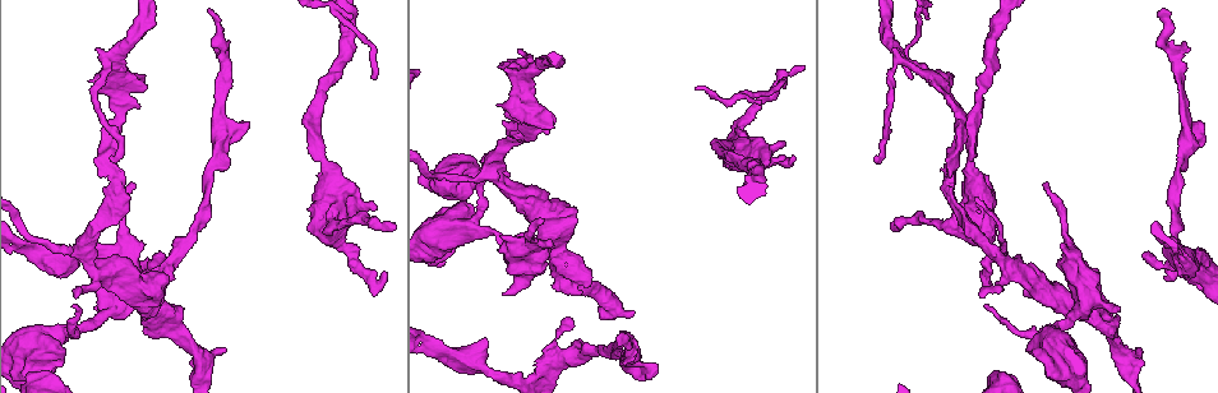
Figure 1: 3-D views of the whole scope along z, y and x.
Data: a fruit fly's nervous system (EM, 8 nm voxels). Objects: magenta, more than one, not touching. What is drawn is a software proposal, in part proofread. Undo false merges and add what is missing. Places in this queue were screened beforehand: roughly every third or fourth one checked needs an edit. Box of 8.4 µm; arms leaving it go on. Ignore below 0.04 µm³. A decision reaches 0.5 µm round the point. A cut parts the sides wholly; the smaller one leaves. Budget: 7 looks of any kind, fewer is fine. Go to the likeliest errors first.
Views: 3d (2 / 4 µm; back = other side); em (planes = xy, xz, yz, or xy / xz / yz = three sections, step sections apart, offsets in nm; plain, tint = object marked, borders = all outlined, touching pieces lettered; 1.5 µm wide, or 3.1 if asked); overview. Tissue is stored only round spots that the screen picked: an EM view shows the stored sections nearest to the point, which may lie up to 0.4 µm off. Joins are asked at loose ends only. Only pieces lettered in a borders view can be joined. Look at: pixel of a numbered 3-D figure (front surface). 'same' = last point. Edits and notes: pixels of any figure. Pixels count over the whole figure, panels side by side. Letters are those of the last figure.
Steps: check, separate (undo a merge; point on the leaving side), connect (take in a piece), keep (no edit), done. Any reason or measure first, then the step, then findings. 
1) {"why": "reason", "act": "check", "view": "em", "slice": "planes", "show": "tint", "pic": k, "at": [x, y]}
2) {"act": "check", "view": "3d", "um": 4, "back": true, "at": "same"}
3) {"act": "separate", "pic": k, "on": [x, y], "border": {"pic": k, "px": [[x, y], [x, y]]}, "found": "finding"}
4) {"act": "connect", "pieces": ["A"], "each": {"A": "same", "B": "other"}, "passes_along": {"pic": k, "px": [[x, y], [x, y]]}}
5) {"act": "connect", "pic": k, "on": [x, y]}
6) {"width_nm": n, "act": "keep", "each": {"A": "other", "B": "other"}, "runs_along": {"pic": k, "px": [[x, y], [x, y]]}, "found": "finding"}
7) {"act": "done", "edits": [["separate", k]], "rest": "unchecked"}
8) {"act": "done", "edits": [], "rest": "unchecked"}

{"why": "branch stops here", "act": "check", "view": "3d", "um": 2, "back": true, "pic": 1, "at": [784, 142]}

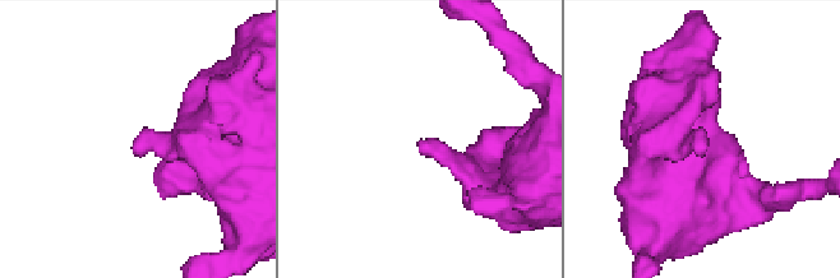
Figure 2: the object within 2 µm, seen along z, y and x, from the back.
{"why": "now the EM", "act": "check", "view": "em", "slice": "yz", "step": 8, "show": "tint", "pic": 2, "at": [418, 142]}

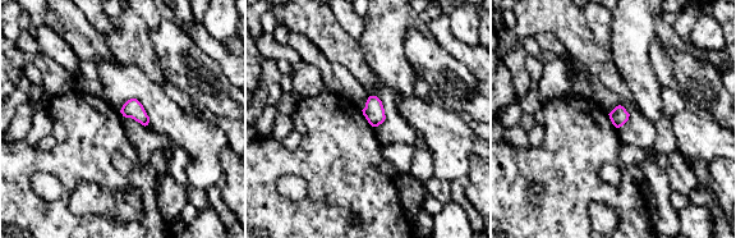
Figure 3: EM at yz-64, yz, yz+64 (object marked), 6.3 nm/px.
{"act": "check", "view": "em", "slice": "planes", "show": "borders", "at": "same"}

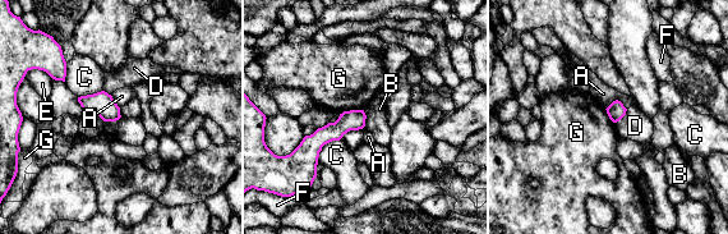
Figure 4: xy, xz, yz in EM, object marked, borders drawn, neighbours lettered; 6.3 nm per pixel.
{"act": "keep", "each": {"A": "other", "B": "other", "C": "other", "D": "other", "E": "other", "F": "other", "G": "other"}, "runs_along": {"pic": 4, "px": [[360, 113], [300, 154]]}, "found": "none of them fits"}

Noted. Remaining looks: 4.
{"why": "branch stops here", "act": "check", "view": "3d", "um": 2, "pic": 1, "at": [1193, 121]}

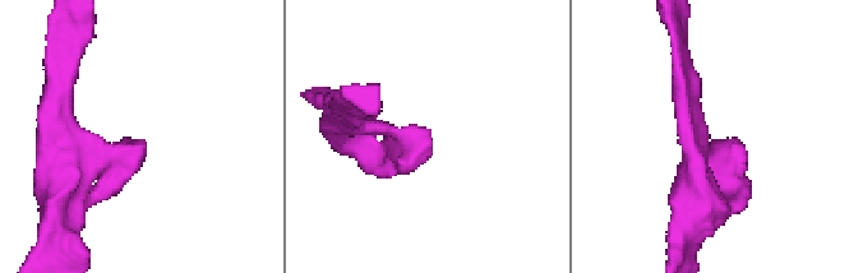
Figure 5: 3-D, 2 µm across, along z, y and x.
{"act": "check", "view": "em", "slice": "planes", "show": "borders", "pic": 5, "at": [143, 141]}

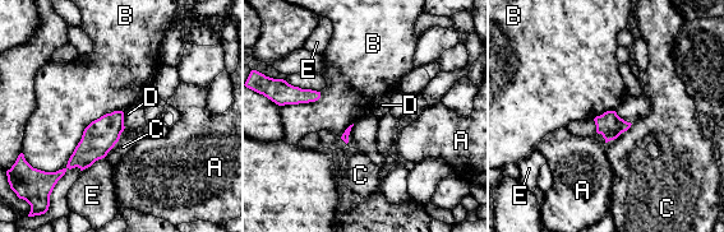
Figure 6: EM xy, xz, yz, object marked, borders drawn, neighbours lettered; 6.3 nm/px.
{"act": "keep", "each": {"A": "other", "B": "other", "C": "other", "D": "other", "E": "other"}, "border": {"pic": 6, "px": [[123, 111], [95, 119], [55, 172]]}, "found": "no lettered piece goes on from it"}

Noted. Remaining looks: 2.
{"act": "done", "edits": [], "rest": "unchecked"}

